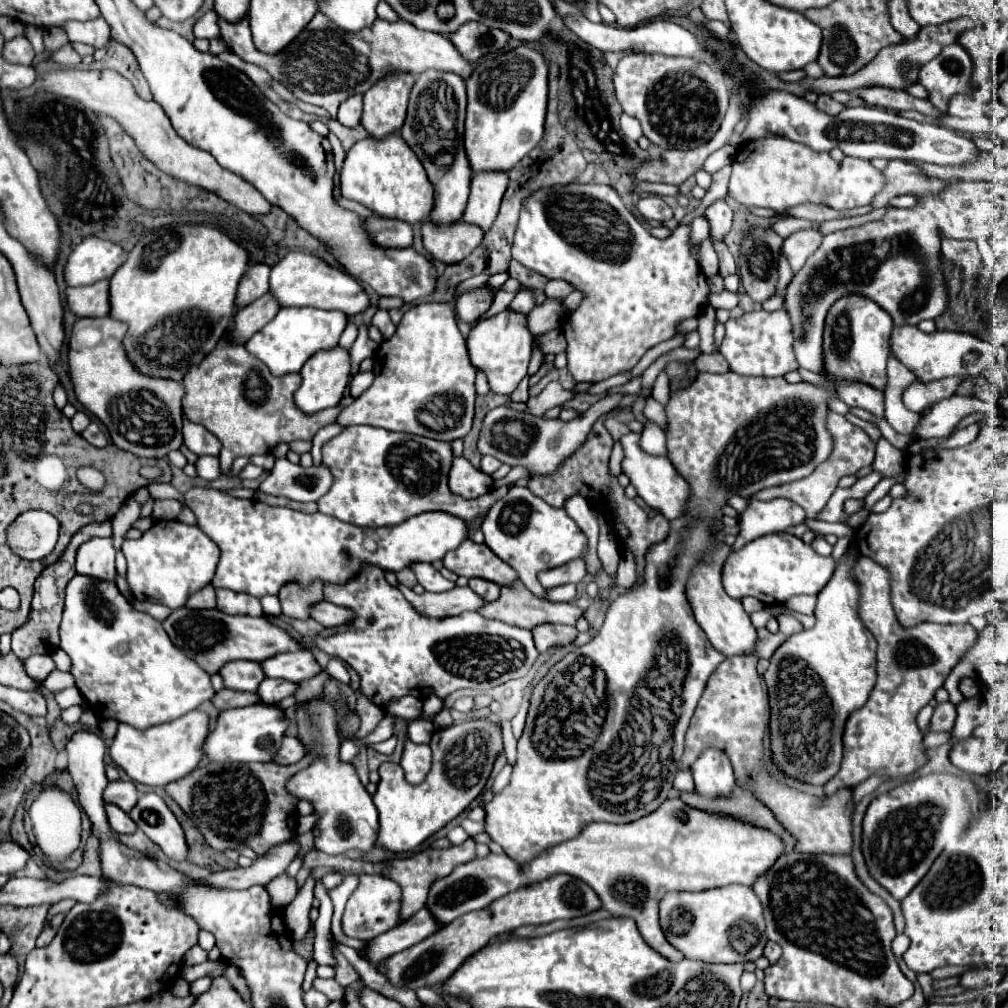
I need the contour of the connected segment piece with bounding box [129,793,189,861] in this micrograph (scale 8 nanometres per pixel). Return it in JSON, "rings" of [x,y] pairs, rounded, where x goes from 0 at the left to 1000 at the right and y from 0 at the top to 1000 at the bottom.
{"rings":[[[144,787],[138,791],[136,799],[130,803],[128,811],[136,820],[154,834],[162,846],[174,854],[184,854],[188,848],[188,838],[182,820],[164,799],[164,795],[154,787]]]}

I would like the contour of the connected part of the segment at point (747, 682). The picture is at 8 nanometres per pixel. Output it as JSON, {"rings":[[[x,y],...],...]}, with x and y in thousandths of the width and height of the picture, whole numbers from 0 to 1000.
{"rings":[[[745,650],[719,654],[711,666],[705,668],[701,682],[689,701],[686,719],[680,731],[680,747],[674,761],[684,763],[701,741],[717,745],[727,759],[729,773],[745,785],[769,813],[789,830],[789,844],[793,846],[842,846],[844,844],[844,799],[846,781],[832,783],[828,789],[809,791],[771,777],[767,769],[757,763],[757,731],[763,723],[763,695],[757,688],[755,674],[749,666],[751,654]]]}

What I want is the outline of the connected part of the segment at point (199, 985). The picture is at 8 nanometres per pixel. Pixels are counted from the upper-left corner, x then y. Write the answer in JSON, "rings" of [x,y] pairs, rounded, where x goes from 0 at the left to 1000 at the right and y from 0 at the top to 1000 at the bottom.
{"rings":[[[203,967],[203,969],[195,971],[195,973],[191,973],[191,975],[189,975],[189,987],[199,987],[199,985],[203,985],[203,983],[209,979],[209,975],[211,975],[211,969],[209,969],[209,967]]]}

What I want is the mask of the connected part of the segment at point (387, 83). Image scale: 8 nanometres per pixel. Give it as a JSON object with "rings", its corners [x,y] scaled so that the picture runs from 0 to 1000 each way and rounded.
{"rings":[[[392,72],[378,78],[362,92],[358,124],[368,136],[380,138],[400,126],[410,82],[410,74]]]}

